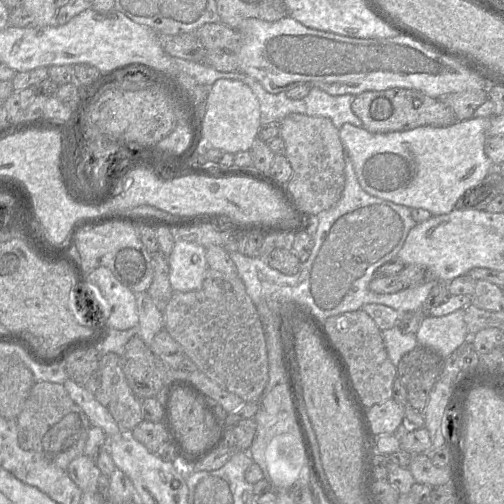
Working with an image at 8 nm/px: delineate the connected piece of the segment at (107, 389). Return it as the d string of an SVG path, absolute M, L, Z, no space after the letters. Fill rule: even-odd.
M115 353L102 354L99 360L101 384L95 398L112 415L123 432L131 431L143 420L141 400L131 391Z

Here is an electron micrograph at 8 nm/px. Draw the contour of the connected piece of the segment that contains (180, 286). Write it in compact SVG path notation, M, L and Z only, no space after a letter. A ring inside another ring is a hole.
M177 239L168 262L169 281L174 291L191 292L202 287L209 270L205 247Z

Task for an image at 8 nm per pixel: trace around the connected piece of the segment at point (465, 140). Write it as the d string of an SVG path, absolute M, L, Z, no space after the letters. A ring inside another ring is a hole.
M472 117L447 127L421 126L410 131L385 134L370 133L346 123L340 129L340 139L360 186L368 194L411 209L422 208L432 215L442 215L453 211L457 200L496 167L484 151L490 121L491 117Z

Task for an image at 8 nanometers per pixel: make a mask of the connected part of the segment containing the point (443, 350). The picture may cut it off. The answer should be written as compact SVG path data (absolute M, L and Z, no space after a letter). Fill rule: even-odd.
M465 308L440 317L424 316L416 333L419 346L429 348L446 359L469 341L464 316Z

